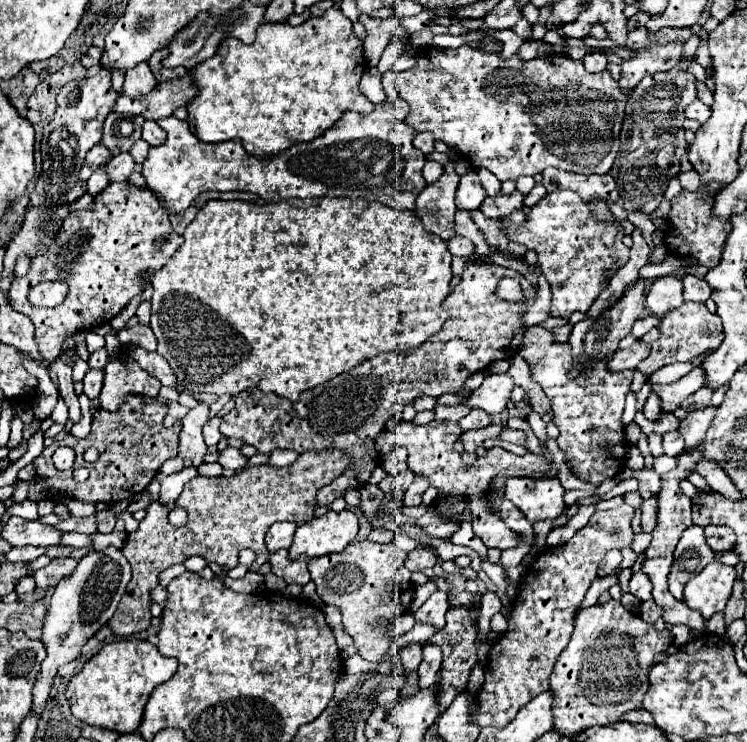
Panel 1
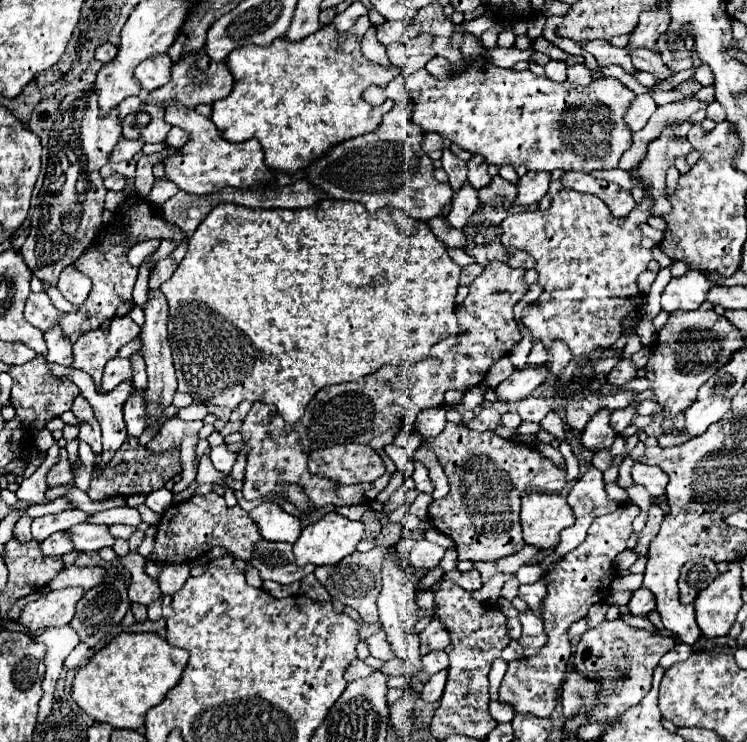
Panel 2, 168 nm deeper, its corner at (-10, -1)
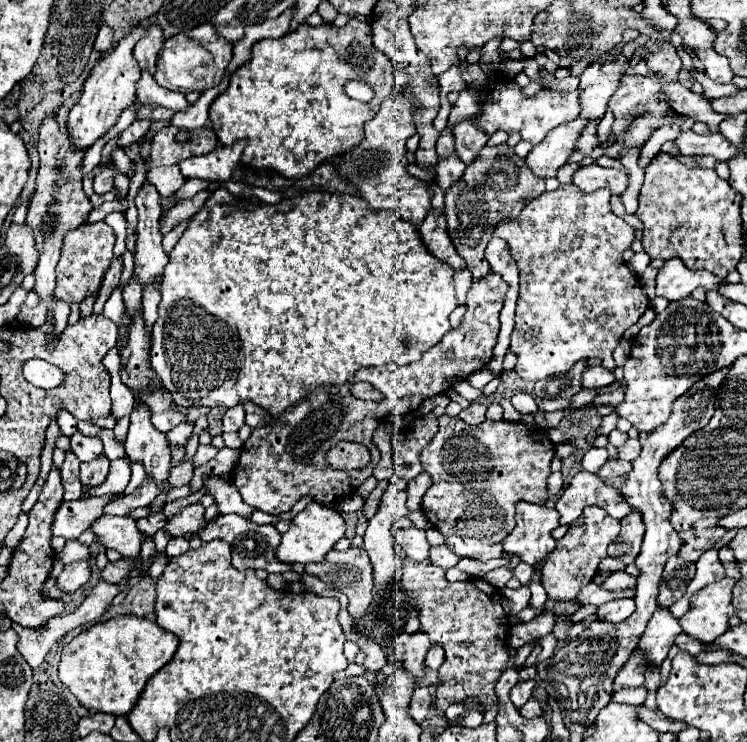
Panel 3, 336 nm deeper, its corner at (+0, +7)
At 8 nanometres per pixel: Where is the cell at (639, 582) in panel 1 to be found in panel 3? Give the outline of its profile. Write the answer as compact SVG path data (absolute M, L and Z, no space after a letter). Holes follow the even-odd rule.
M627 598L627 600L613 600L613 602L607 602L603 606L597 608L595 612L595 618L601 620L601 622L623 622L625 618L629 618L629 614L635 612L635 600L633 598Z

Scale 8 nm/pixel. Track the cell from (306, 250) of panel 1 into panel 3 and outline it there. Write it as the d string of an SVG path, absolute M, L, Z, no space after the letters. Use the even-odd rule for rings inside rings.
M217 188L205 202L203 210L191 218L187 230L169 252L169 264L163 272L161 294L163 298L159 302L159 318L153 326L151 366L173 400L185 408L233 408L241 402L253 402L259 408L267 410L273 418L283 414L289 406L297 404L319 386L345 384L359 368L383 366L387 362L407 366L409 362L419 360L425 350L433 348L449 332L449 314L457 308L453 270L445 268L441 260L425 252L425 244L421 244L421 236L413 224L397 220L395 212L373 212L373 208L369 208L363 198L339 192L307 192L295 198L285 198L279 204L253 206L251 202L235 198L225 188Z

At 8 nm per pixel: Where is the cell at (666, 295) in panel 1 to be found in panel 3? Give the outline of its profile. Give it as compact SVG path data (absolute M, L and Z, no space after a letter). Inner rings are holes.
M679 258L665 260L665 264L657 270L657 296L665 296L669 300L687 298L697 286L705 290L715 288L721 280L705 270L689 270Z

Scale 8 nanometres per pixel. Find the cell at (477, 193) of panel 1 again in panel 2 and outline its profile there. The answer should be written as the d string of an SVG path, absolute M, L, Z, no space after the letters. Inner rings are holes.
M475 154L467 164L469 164L467 180L471 182L471 186L473 186L475 190L485 188L485 186L491 182L491 176L489 176L489 172L487 172L487 162L483 160L483 156Z

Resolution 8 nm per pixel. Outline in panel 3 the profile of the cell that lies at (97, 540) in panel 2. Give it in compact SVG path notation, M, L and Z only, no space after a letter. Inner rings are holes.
M103 516L91 530L107 548L117 550L125 558L135 558L141 552L143 534L139 532L137 522L129 516Z

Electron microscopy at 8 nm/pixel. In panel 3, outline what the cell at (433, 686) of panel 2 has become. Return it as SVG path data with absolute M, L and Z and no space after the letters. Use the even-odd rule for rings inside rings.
M417 686L415 692L413 692L413 696L411 696L411 704L409 704L409 714L411 714L411 718L413 718L417 724L423 724L427 712L429 712L429 706L431 706L429 690Z

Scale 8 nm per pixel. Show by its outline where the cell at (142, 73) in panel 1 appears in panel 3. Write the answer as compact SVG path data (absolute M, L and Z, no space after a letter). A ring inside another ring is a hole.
M153 24L145 30L141 40L133 48L133 56L139 62L141 70L147 70L149 74L155 74L157 56L159 56L159 50L163 48L163 42L165 42L163 30L157 24Z

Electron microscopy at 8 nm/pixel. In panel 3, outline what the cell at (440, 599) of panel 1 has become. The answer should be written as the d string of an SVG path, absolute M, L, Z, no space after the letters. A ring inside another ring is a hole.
M417 632L417 634L407 634L405 636L405 656L403 656L403 664L405 670L411 674L411 678L415 680L415 684L425 676L425 654L431 648L431 640L425 632Z

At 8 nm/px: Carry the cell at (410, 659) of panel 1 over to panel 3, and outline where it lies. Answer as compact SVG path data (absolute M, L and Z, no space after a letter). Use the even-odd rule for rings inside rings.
M439 644L431 646L431 650L427 652L427 660L425 660L427 668L431 668L431 670L437 670L437 668L443 664L443 660L445 660L445 652L443 652L443 648L441 648Z

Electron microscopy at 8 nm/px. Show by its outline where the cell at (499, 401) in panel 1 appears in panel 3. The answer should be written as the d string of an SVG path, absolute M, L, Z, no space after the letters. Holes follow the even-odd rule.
M559 186L555 192L543 192L537 200L531 200L517 216L517 220L509 220L509 224L499 224L495 228L495 234L499 238L503 238L507 244L509 244L509 252L511 252L511 258L515 260L517 268L519 268L519 278L521 278L521 292L519 292L519 300L517 300L517 310L515 310L515 330L511 334L511 350L513 354L517 354L517 376L523 378L523 380L531 380L531 382L537 382L537 380L545 380L545 378L551 378L551 376L559 376L559 374L565 374L573 368L573 364L577 360L585 360L585 358L601 358L603 360L603 366L607 370L615 370L615 360L613 360L613 350L617 348L619 340L623 338L623 332L633 326L641 316L643 312L649 308L647 304L647 296L641 288L641 282L635 280L637 276L629 270L627 262L621 258L621 254L631 246L633 242L633 228L617 218L613 212L611 212L611 206L609 206L609 190L601 188L601 190L595 190L591 194L585 194L581 192L577 186Z

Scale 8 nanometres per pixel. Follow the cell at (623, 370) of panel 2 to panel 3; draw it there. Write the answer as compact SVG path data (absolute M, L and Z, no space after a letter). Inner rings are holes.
M593 366L593 368L587 368L581 376L581 386L583 388L605 388L609 386L611 382L615 380L613 372L605 372L605 368L601 366Z

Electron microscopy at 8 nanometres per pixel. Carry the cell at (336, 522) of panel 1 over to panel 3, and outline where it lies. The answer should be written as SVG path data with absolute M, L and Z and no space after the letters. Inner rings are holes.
M311 502L305 510L301 510L293 520L291 528L283 534L281 544L275 550L275 558L285 564L309 564L309 562L321 562L325 554L333 548L333 544L345 536L345 522L339 512L333 512L327 506L321 506L317 502Z

